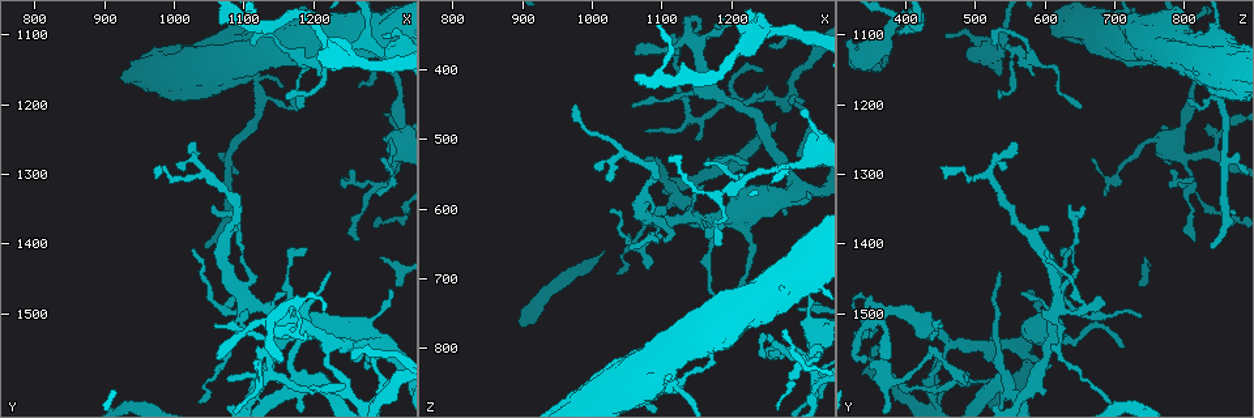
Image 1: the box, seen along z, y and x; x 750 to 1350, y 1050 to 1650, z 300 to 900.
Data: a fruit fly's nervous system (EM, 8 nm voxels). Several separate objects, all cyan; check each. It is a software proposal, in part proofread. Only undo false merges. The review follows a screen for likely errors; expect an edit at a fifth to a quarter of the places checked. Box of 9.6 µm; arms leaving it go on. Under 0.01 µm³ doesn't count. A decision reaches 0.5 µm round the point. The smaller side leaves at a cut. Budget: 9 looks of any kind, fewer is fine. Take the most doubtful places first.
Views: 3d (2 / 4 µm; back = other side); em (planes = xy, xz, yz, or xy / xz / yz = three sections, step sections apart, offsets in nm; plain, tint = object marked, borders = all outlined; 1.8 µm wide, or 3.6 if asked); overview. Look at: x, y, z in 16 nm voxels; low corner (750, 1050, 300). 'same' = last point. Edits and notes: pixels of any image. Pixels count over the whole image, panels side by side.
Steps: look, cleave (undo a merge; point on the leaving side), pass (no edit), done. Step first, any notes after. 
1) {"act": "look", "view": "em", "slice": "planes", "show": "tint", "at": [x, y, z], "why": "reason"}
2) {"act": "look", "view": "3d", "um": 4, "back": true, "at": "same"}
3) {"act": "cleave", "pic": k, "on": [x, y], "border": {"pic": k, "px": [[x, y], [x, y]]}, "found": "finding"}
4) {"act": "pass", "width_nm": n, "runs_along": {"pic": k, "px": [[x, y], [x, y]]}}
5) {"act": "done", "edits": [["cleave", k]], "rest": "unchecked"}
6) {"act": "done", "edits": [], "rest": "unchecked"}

{"act": "look", "view": "em", "slice": "planes", "show": "plain", "at": [1190, 1140, 580], "why": "three arms meet"}

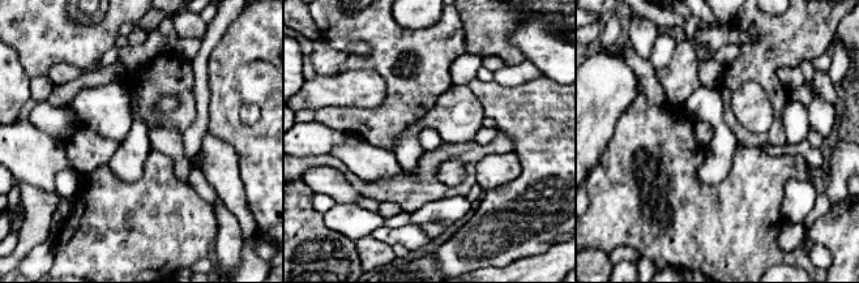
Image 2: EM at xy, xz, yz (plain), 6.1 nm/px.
{"act": "look", "view": "em", "slice": "planes", "show": "borders", "at": "same"}

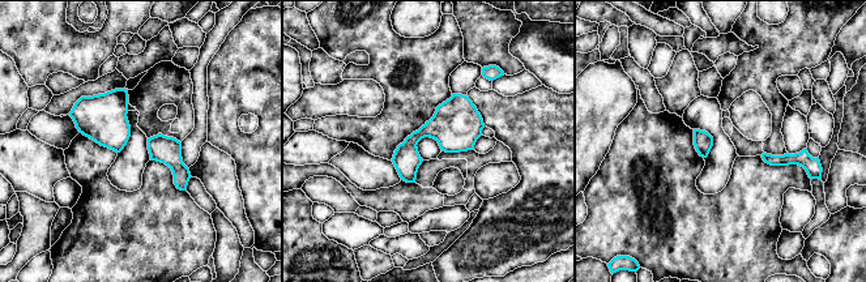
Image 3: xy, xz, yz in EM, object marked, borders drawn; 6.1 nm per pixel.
{"act": "pass", "width_nm": 120, "found": "all the same neuron"}

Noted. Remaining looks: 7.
{"act": "look", "view": "3d", "um": 4, "at": [1290, 1320, 805], "why": "abrupt turn"}

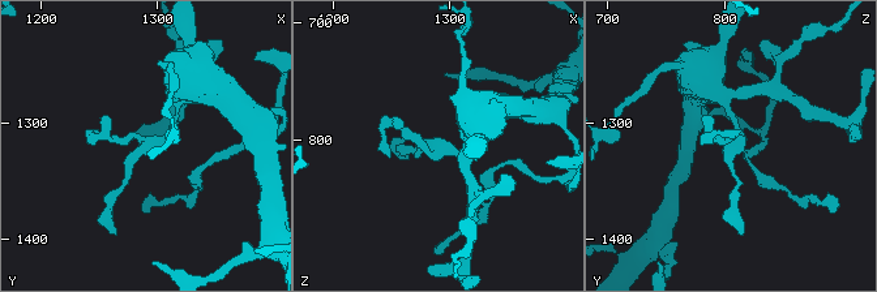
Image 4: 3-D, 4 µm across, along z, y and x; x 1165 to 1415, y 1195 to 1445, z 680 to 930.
{"act": "look", "view": "em", "slice": "planes", "show": "borders", "at": [1286, 1322, 808], "why": "now the EM"}

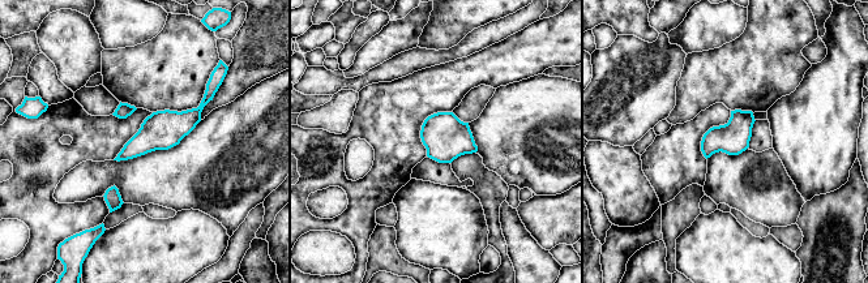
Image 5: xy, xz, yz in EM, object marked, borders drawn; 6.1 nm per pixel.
{"act": "pass", "found": "continuous, no second neuron"}

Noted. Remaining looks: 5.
{"act": "look", "view": "em", "slice": "xy", "step": 8, "show": "tint", "at": [1135, 1505, 355], "why": "a narrow waist"}

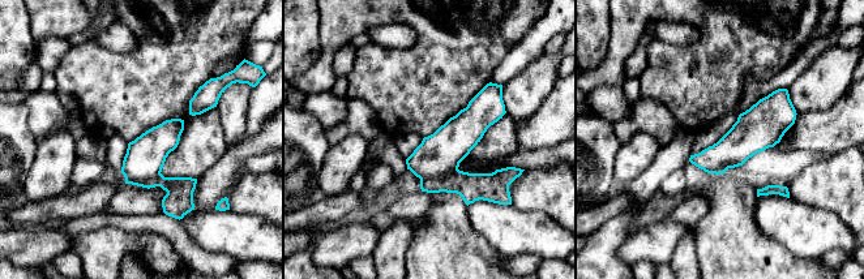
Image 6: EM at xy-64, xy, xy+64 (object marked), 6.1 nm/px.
{"act": "pass", "width_nm": 220, "found": "one neuron here"}

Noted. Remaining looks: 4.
{"act": "look", "view": "em", "slice": "planes", "show": "tint", "at": [1240, 1605, 435], "why": "arms part here"}

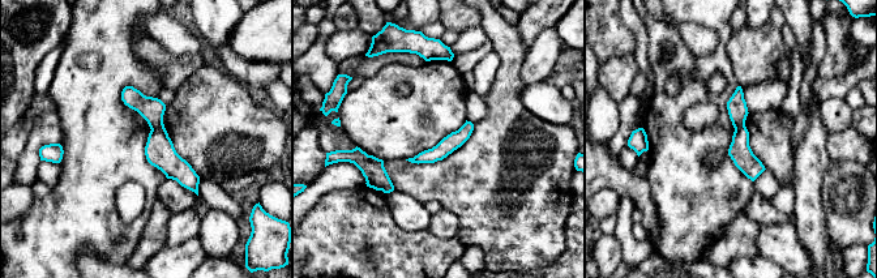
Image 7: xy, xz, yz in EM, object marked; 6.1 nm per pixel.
{"act": "cleave", "pic": 7, "on": [159, 150], "width_nm": 100, "found": "two neurons meet here"}

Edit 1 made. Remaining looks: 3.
{"act": "done", "edits": [["cleave", 7]], "rest": "unchecked"}

